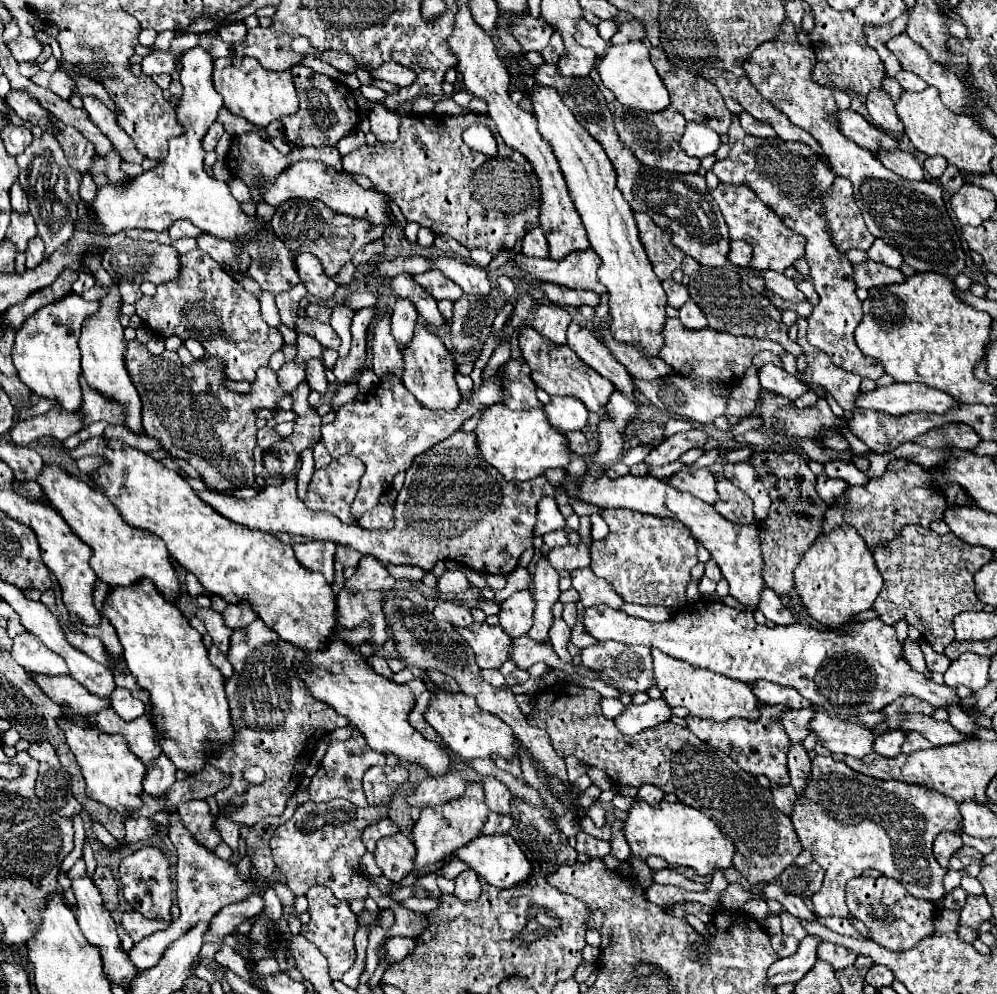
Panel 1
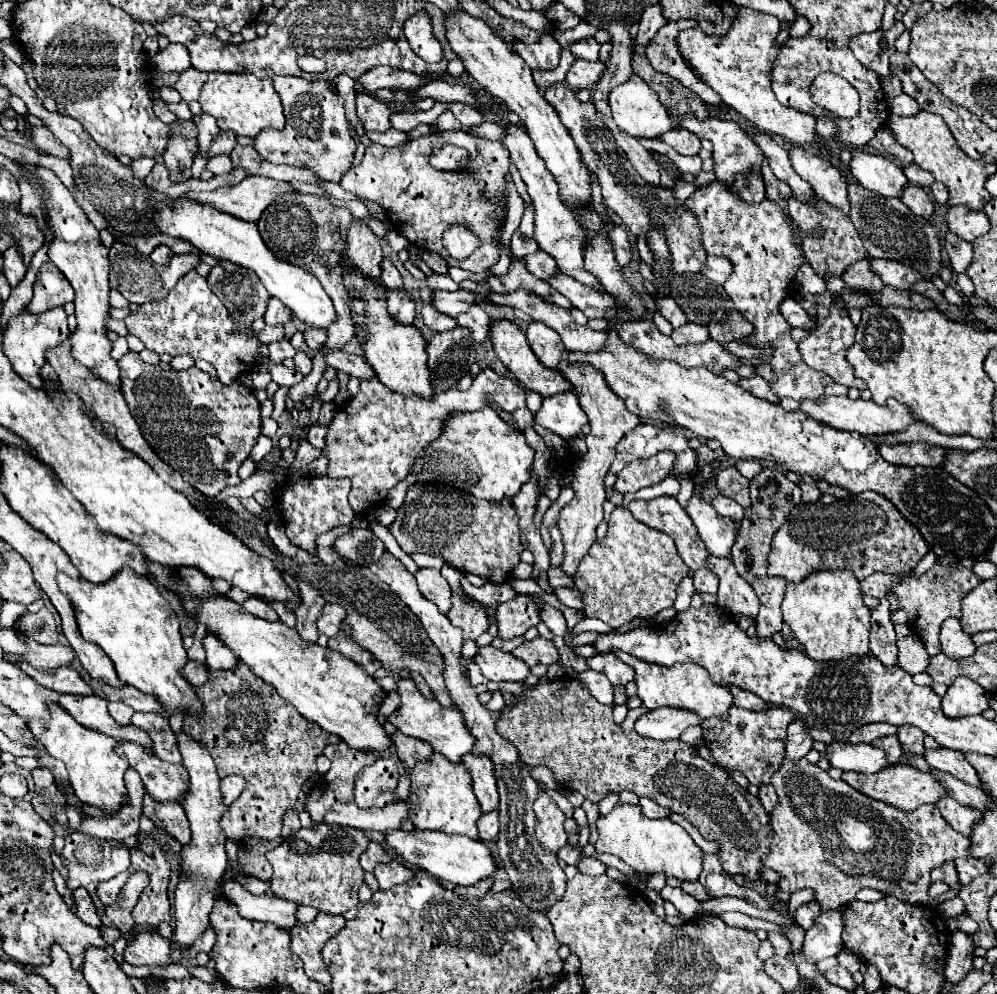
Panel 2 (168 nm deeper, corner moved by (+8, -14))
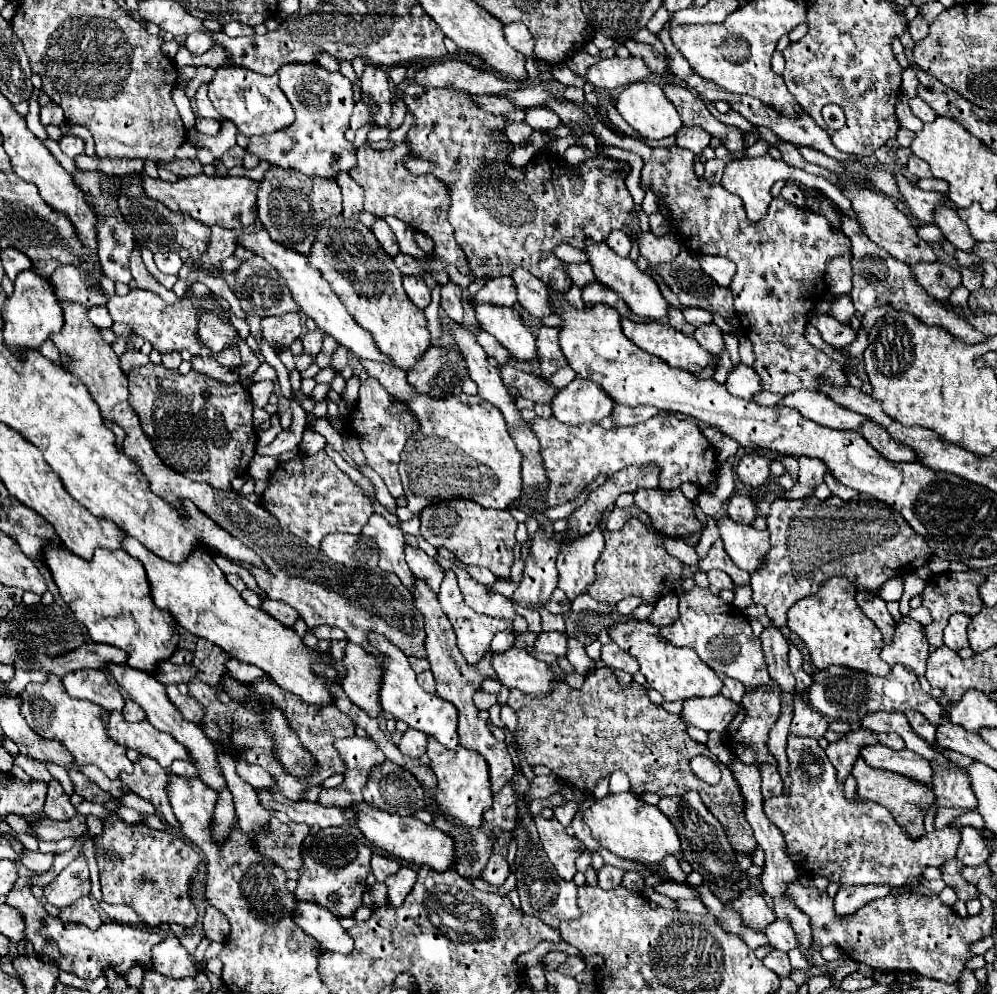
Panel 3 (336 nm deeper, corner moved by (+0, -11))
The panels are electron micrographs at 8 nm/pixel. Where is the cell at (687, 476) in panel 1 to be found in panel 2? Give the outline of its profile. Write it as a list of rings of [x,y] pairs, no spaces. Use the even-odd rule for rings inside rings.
[[[693,493],[693,497],[687,501],[685,511],[695,521],[695,527],[711,555],[729,557],[731,545],[737,537],[735,523],[727,517],[721,517],[699,493]]]

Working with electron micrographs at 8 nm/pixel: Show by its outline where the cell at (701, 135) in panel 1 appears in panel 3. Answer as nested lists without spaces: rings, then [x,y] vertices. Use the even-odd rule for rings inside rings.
[[[683,126],[677,132],[677,146],[687,148],[697,156],[703,152],[703,148],[709,146],[709,142],[711,142],[711,134],[703,132],[703,128],[695,128],[695,126],[687,128],[687,126]]]

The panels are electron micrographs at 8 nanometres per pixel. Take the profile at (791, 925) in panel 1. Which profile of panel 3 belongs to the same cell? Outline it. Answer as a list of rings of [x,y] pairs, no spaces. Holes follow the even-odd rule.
[[[777,918],[773,924],[769,924],[765,928],[765,936],[771,942],[771,946],[781,952],[789,952],[789,950],[797,948],[795,932],[791,932],[791,924],[787,924],[787,920]]]

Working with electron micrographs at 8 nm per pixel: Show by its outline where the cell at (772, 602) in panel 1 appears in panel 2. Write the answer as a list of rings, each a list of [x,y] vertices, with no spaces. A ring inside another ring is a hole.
[[[711,557],[707,563],[711,571],[719,577],[717,605],[729,609],[731,613],[755,619],[755,615],[759,613],[759,599],[753,587],[735,571],[735,565],[729,559],[719,557]]]

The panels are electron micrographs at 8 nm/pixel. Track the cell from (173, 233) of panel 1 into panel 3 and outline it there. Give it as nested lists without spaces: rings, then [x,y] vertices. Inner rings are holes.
[[[157,252],[155,256],[155,264],[163,274],[177,274],[183,266],[183,260],[179,258],[177,252]]]

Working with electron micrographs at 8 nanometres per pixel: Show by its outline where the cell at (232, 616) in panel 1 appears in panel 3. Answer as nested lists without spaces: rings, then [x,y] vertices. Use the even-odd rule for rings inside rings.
[[[265,600],[261,606],[267,614],[271,614],[275,620],[279,620],[283,626],[293,628],[293,624],[299,620],[299,614],[295,612],[295,608],[291,608],[289,604],[283,602],[275,602],[275,600]]]

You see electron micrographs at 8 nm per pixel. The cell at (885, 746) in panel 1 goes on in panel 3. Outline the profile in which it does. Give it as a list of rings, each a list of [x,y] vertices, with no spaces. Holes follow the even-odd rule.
[[[877,734],[877,738],[879,738],[879,742],[881,744],[885,744],[885,746],[889,746],[889,748],[893,748],[893,750],[903,750],[905,748],[905,742],[903,742],[903,738],[899,736],[899,734]]]

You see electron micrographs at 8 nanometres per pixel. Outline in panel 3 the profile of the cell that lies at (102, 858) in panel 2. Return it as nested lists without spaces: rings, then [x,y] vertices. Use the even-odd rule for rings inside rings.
[[[81,854],[51,884],[43,888],[43,894],[55,908],[67,908],[81,896],[87,896],[89,890],[89,868],[87,860]]]

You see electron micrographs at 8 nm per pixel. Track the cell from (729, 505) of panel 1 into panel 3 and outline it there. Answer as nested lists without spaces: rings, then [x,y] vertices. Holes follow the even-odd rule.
[[[735,494],[735,496],[729,498],[729,502],[727,502],[727,514],[729,514],[729,518],[735,520],[735,522],[753,524],[753,520],[755,520],[755,504],[751,502],[749,496],[745,496],[745,494]]]

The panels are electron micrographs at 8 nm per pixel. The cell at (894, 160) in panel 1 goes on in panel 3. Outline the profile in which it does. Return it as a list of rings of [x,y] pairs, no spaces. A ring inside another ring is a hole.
[[[949,206],[935,208],[935,220],[937,220],[937,226],[943,232],[943,236],[955,248],[973,254],[973,248],[975,248],[977,242],[971,238],[967,224],[957,216],[957,210],[955,208],[949,208]]]

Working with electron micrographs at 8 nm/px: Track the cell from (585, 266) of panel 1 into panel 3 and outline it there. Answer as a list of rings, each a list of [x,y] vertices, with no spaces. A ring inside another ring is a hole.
[[[593,282],[593,284],[587,284],[583,288],[583,300],[585,304],[597,304],[597,302],[603,302],[603,304],[609,304],[611,308],[615,308],[623,318],[627,318],[631,314],[631,310],[627,308],[627,304],[621,300],[621,296],[617,292],[611,292],[605,284],[601,286],[599,282]]]

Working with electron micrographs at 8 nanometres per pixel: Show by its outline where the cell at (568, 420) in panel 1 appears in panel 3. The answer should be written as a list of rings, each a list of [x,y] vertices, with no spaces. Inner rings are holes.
[[[575,378],[553,398],[553,416],[563,424],[583,424],[583,422],[601,422],[613,412],[615,400],[607,392],[599,390],[595,382]]]

